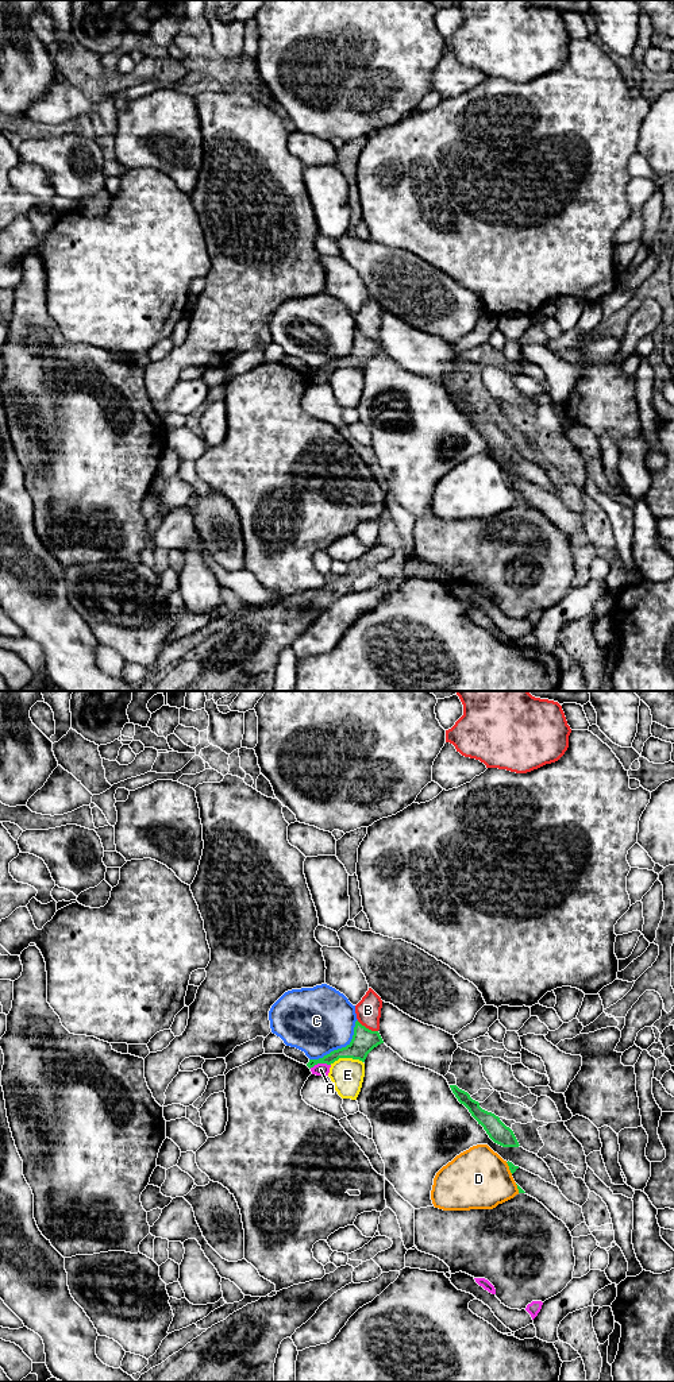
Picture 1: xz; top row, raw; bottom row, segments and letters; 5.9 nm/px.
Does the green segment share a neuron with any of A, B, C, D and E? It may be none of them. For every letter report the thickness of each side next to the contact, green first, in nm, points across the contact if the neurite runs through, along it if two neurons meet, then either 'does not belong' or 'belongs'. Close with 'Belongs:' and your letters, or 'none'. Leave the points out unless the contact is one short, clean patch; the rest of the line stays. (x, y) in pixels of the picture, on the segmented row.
A: calibres 130 and 80 nm; border xz (330, 1064), (315, 1064), (309, 1068); does not belong
B: calibres 150 and 150 nm; does not belong
C: calibres 150 and 400 nm; does not belong
D: calibres 50 and 360 nm; does not belong
E: calibres 150 and 190 nm; does not belong
Belongs: none

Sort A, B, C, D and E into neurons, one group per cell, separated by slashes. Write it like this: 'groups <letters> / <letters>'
groups A / B / C / D / E

